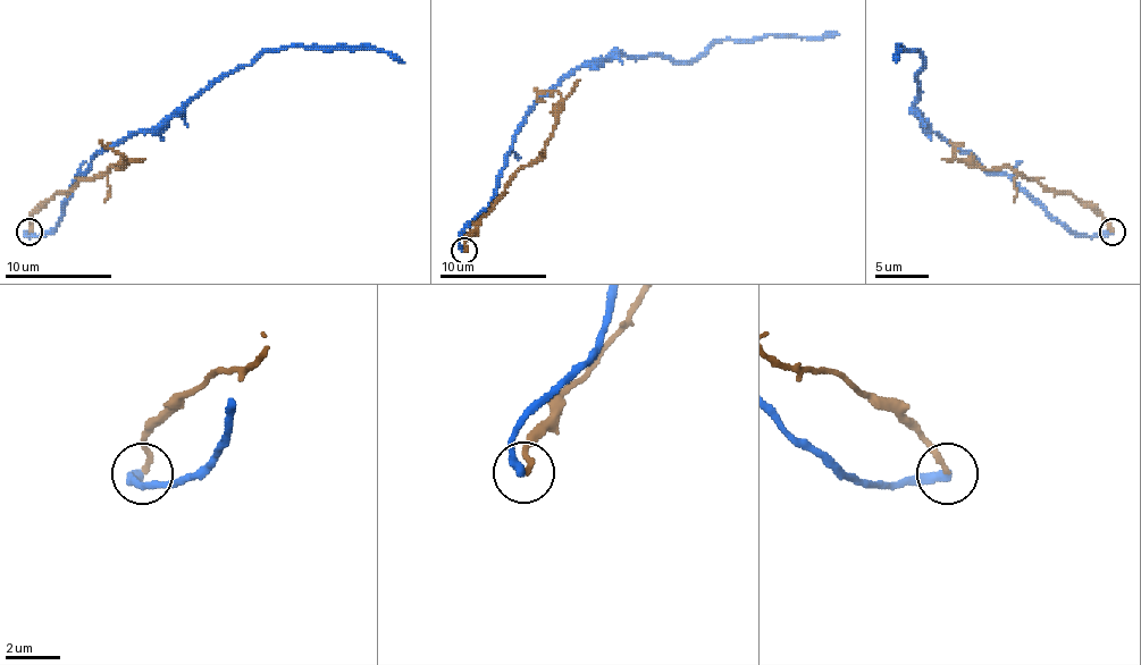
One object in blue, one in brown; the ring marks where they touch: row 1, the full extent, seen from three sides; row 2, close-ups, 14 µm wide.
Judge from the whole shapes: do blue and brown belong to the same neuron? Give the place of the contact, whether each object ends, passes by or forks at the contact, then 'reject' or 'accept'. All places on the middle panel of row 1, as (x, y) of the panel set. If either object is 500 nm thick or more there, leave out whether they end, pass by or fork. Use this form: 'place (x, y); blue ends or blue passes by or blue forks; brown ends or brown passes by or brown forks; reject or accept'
place (463, 251); blue ends; brown ends; reject

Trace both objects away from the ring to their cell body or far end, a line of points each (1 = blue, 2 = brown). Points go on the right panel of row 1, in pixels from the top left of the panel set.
1: (1113, 230), (1075, 236), (1006, 175), (987, 173), (931, 132), (915, 108), (923, 57), (896, 47), (896, 62)
2: (1113, 230), (1073, 193), (1046, 191), (1008, 167), (992, 169), (957, 159), (953, 153), (963, 143)

